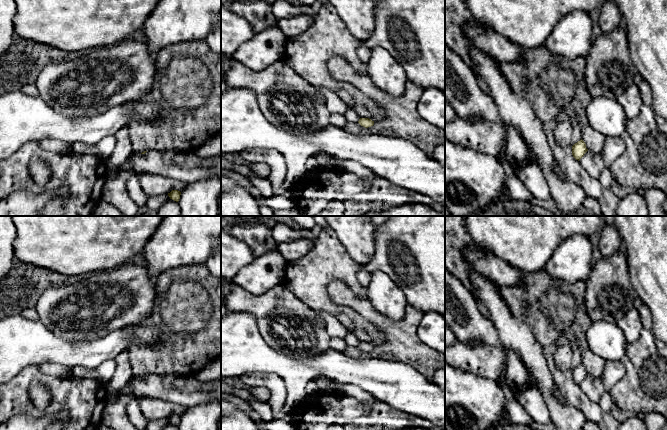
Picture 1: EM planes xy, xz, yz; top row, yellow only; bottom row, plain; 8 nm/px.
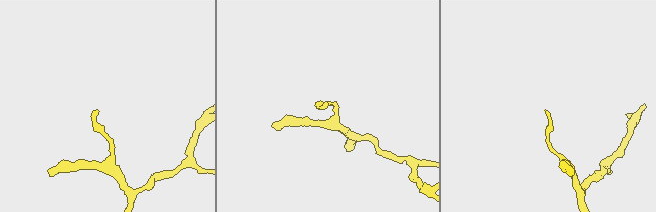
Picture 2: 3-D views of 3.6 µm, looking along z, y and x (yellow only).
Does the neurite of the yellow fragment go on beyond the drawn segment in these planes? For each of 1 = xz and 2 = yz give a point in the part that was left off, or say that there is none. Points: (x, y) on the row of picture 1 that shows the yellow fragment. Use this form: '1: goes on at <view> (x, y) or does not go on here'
1: does not go on here
2: does not go on here

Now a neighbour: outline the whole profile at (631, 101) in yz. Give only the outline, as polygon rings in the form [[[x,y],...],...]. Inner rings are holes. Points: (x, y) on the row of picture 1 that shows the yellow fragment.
[[[632,84],[626,91],[617,98],[619,104],[623,107],[627,119],[633,119],[639,116],[643,105],[640,89]]]

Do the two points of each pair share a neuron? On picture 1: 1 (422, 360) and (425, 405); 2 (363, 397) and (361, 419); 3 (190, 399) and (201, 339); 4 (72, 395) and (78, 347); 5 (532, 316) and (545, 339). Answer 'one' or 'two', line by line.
1: two
2: two
3: two
4: two
5: one

